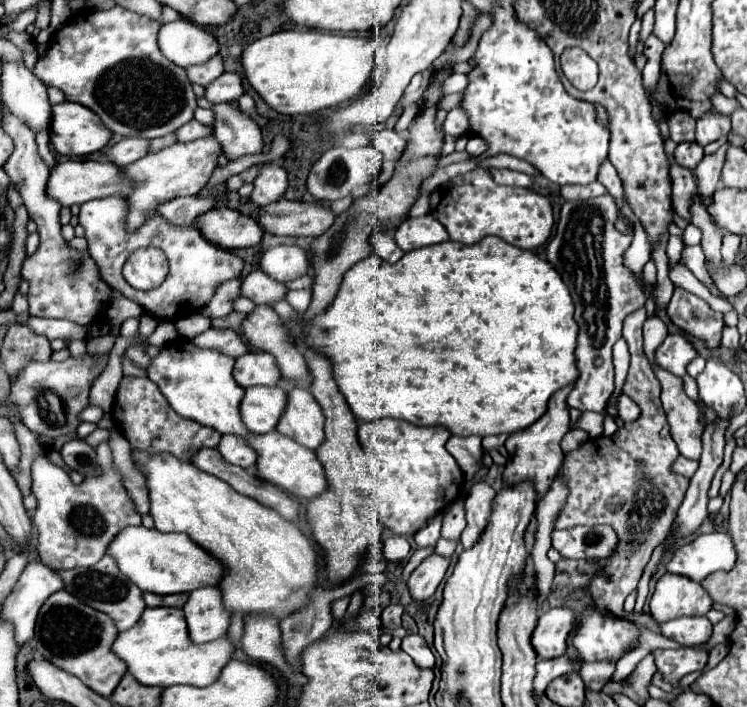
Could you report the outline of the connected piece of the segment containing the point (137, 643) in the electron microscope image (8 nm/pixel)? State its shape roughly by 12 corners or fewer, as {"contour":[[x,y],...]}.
{"contour":[[146,608],[112,650],[146,686],[210,686],[236,650]]}

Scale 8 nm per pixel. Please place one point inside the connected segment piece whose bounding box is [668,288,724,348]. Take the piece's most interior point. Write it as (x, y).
(689, 312)

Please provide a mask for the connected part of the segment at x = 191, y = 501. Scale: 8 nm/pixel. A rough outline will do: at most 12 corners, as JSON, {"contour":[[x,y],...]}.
{"contour":[[134,452],[160,532],[226,564],[230,612],[284,618],[316,586],[312,542],[170,454]]}

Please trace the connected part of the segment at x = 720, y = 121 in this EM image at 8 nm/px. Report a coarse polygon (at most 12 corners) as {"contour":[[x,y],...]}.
{"contour":[[704,116],[696,142],[706,146],[730,132],[730,116]]}

